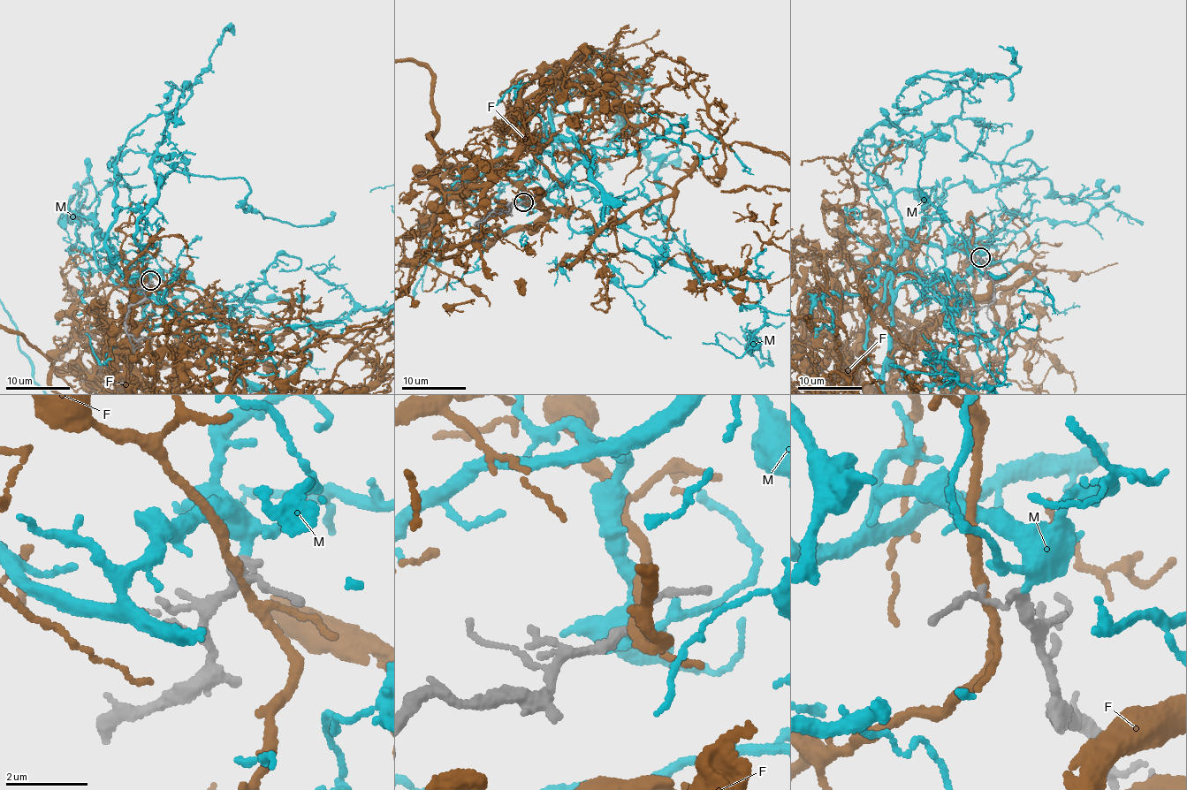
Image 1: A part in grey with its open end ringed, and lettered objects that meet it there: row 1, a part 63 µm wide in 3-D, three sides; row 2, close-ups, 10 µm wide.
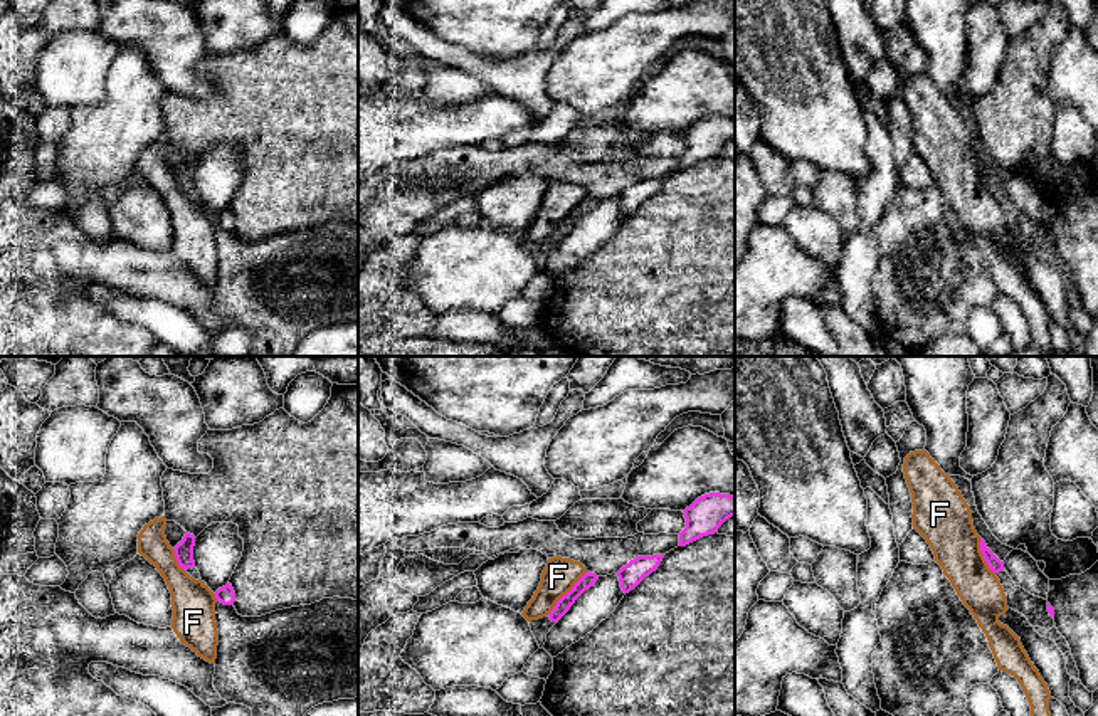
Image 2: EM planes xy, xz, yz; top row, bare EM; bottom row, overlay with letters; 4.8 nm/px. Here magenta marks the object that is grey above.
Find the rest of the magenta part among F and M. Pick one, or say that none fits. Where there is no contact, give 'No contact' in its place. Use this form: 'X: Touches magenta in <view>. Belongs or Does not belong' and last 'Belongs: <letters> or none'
F: Touches magenta in xz. Does not belong
M: No contact. Belongs
Belongs: M

